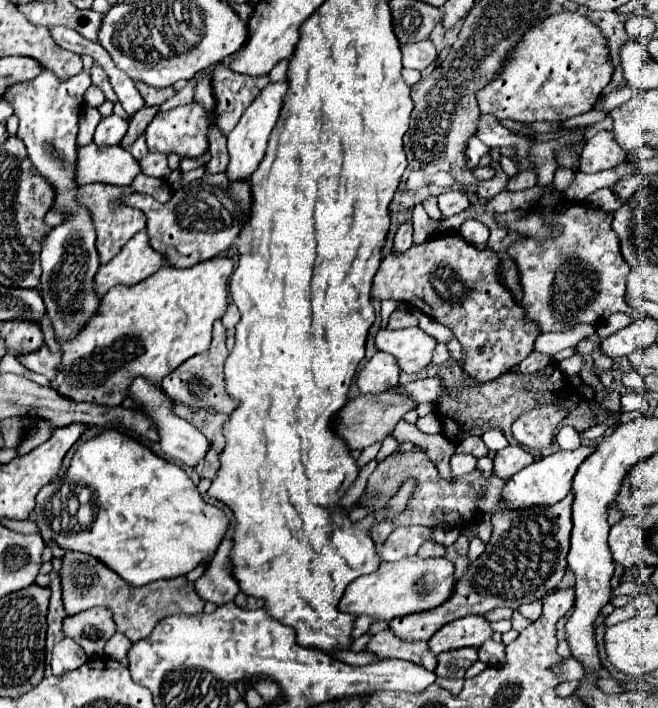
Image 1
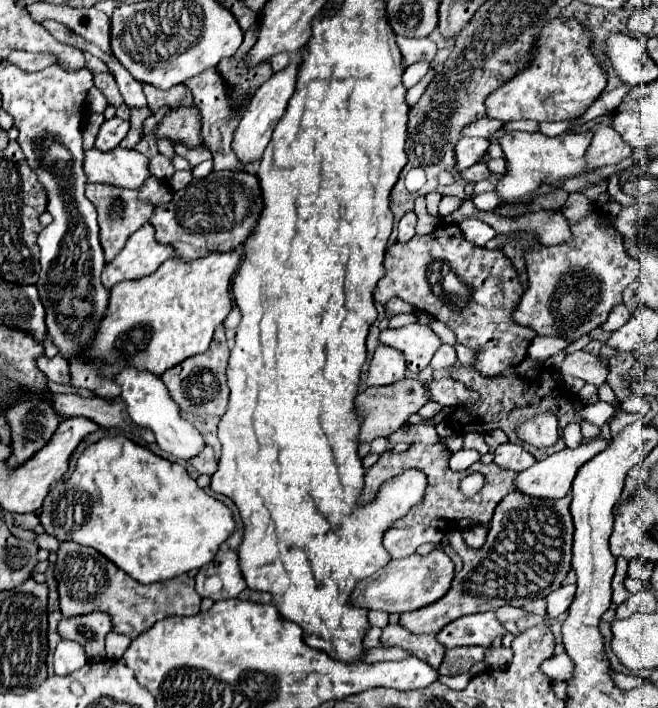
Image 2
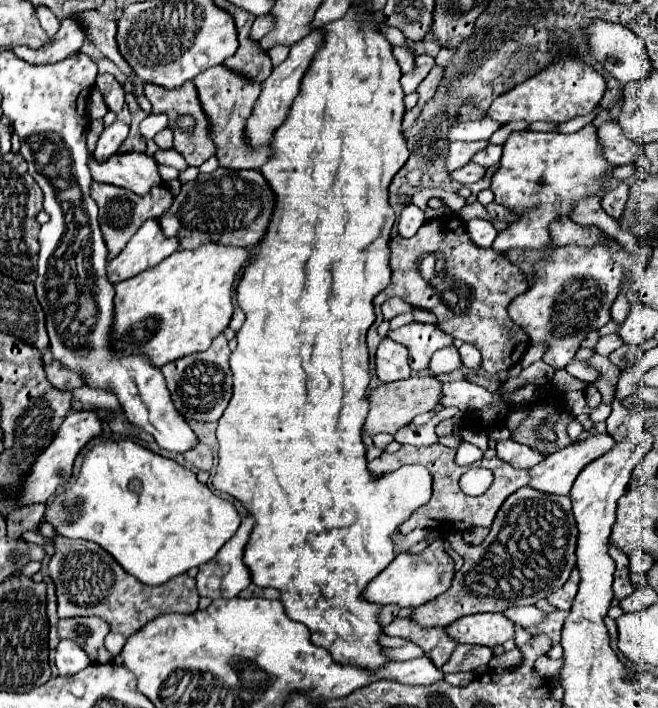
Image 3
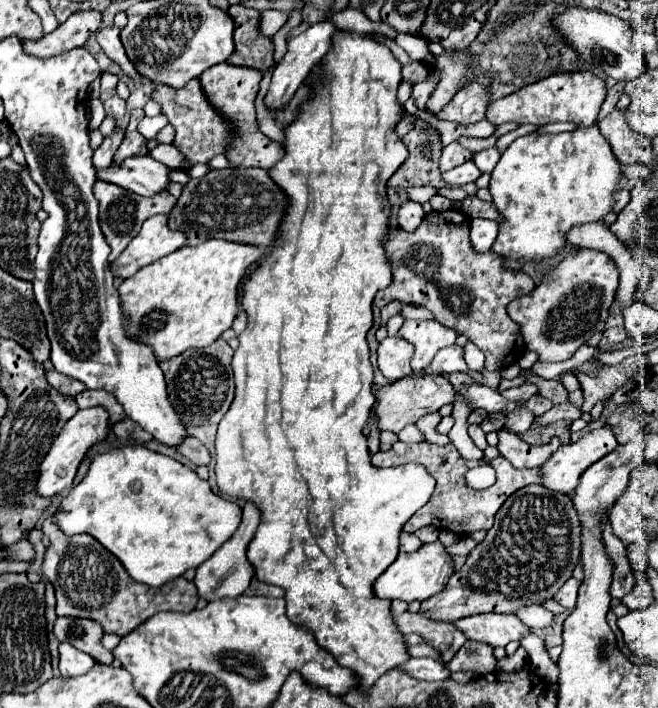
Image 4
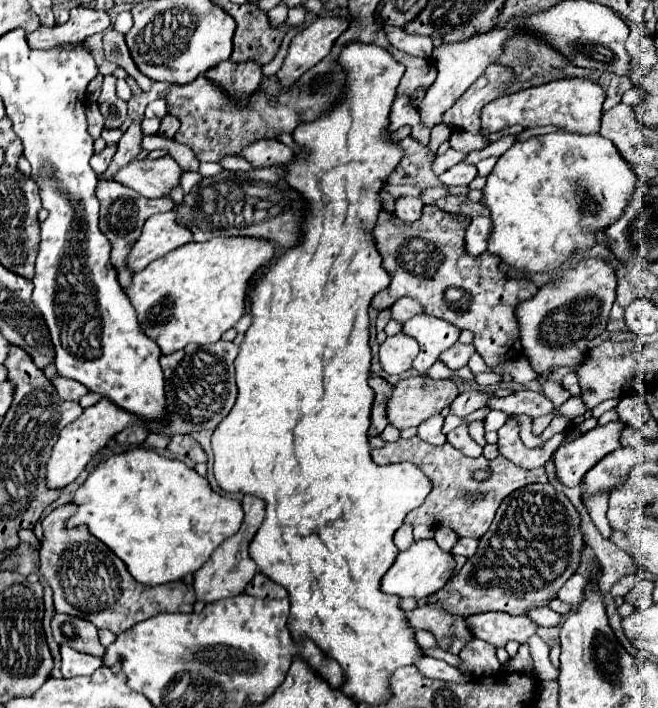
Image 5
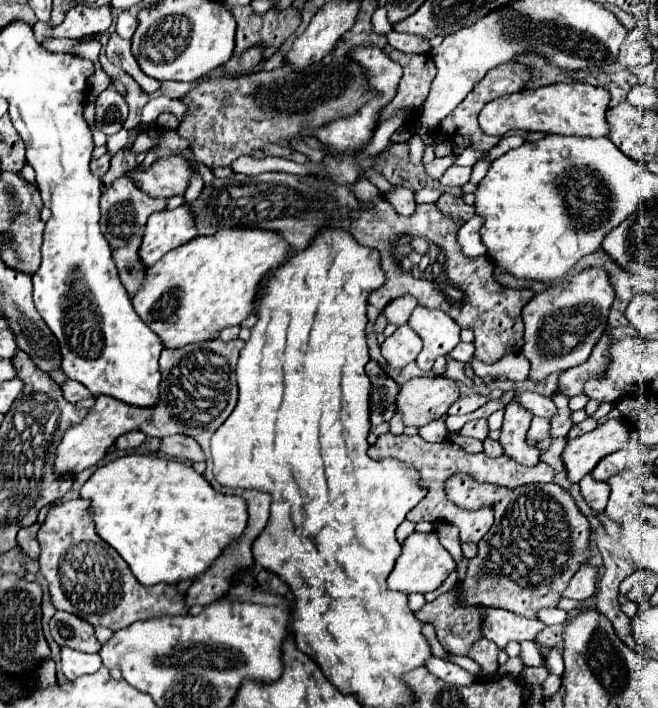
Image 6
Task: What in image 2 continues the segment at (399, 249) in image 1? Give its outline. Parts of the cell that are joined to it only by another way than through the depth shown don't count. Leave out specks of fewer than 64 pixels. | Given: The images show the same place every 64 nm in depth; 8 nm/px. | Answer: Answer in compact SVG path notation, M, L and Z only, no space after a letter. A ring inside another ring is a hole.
M408 212L408 214L404 214L404 218L398 224L398 242L402 242L402 244L410 242L414 236L414 230L416 230L416 214Z

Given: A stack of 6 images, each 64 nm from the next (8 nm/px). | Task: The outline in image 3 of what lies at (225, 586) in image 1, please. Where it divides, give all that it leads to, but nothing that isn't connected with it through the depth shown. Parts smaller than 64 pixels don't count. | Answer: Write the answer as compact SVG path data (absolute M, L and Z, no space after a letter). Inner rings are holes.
M246 516L240 528L236 530L236 534L220 548L216 558L200 566L198 576L196 576L200 596L208 596L212 600L214 598L234 598L250 584L250 572L242 562L242 554L244 554L248 536L252 532L252 526L254 526L254 518ZM212 576L220 580L218 588L208 586Z

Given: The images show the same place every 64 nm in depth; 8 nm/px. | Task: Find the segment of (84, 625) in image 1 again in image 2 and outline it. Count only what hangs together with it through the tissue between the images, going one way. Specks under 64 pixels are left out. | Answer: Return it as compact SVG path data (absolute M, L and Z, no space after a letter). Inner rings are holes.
M90 612L84 616L64 618L58 626L58 632L62 638L74 640L82 646L88 642L88 660L100 662L104 654L104 638L108 632L112 632L112 620L106 612Z

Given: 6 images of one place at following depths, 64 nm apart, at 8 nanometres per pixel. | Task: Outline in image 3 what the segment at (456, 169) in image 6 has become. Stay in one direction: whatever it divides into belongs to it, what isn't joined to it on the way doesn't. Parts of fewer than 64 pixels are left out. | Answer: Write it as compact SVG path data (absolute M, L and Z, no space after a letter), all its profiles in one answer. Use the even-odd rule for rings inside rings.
M470 162L468 166L452 172L450 176L456 180L456 182L462 182L462 184L472 184L472 182L478 182L478 178L482 178L486 174L486 168L480 166L480 164L474 164Z

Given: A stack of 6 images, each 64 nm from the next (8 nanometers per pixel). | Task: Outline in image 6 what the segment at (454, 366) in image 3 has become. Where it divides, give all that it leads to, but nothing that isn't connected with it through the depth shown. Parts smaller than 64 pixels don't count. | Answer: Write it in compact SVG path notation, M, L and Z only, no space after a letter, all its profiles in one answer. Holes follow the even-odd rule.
M460 342L460 344L456 346L456 350L452 350L448 356L450 356L452 360L456 360L456 362L468 364L468 362L472 360L472 356L474 356L474 344L464 344L464 342Z

